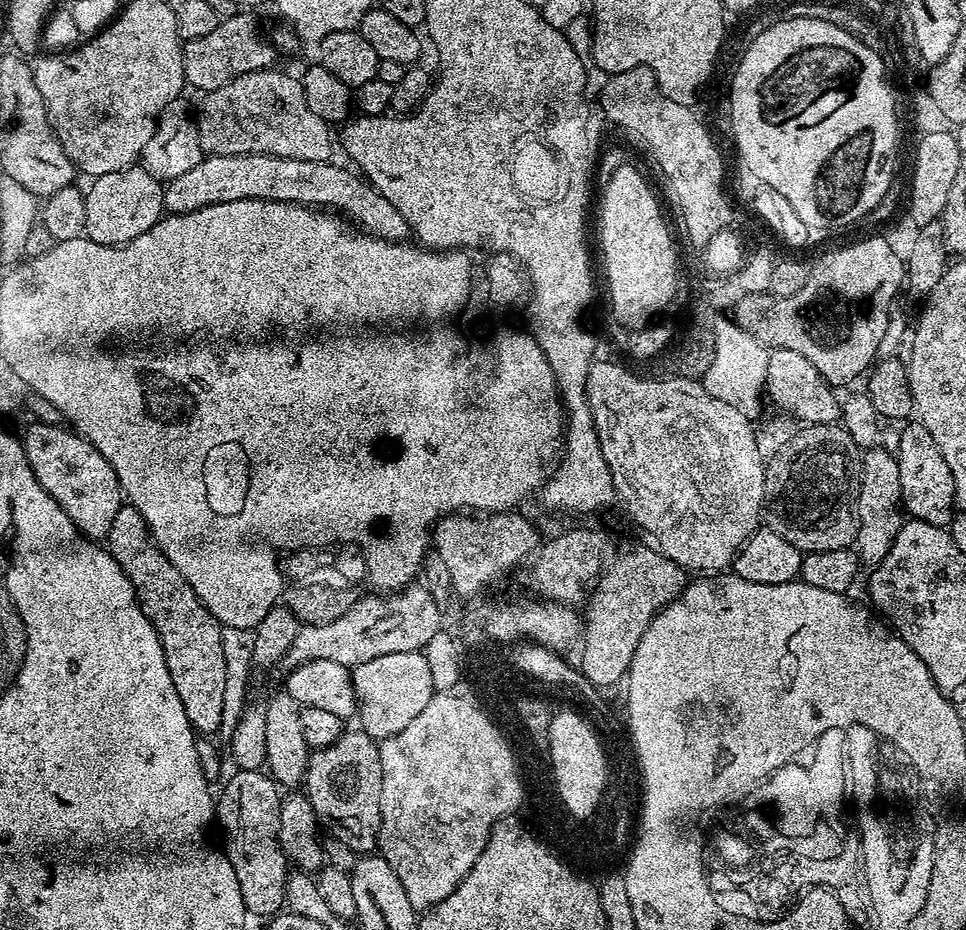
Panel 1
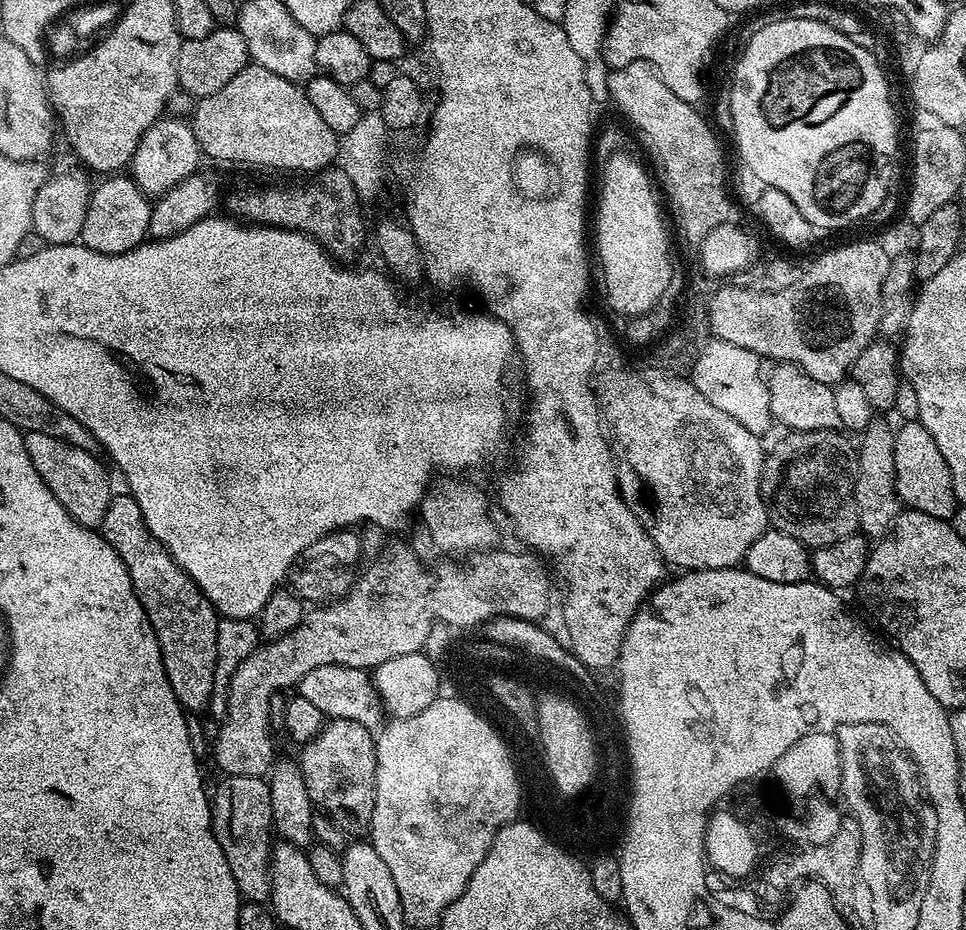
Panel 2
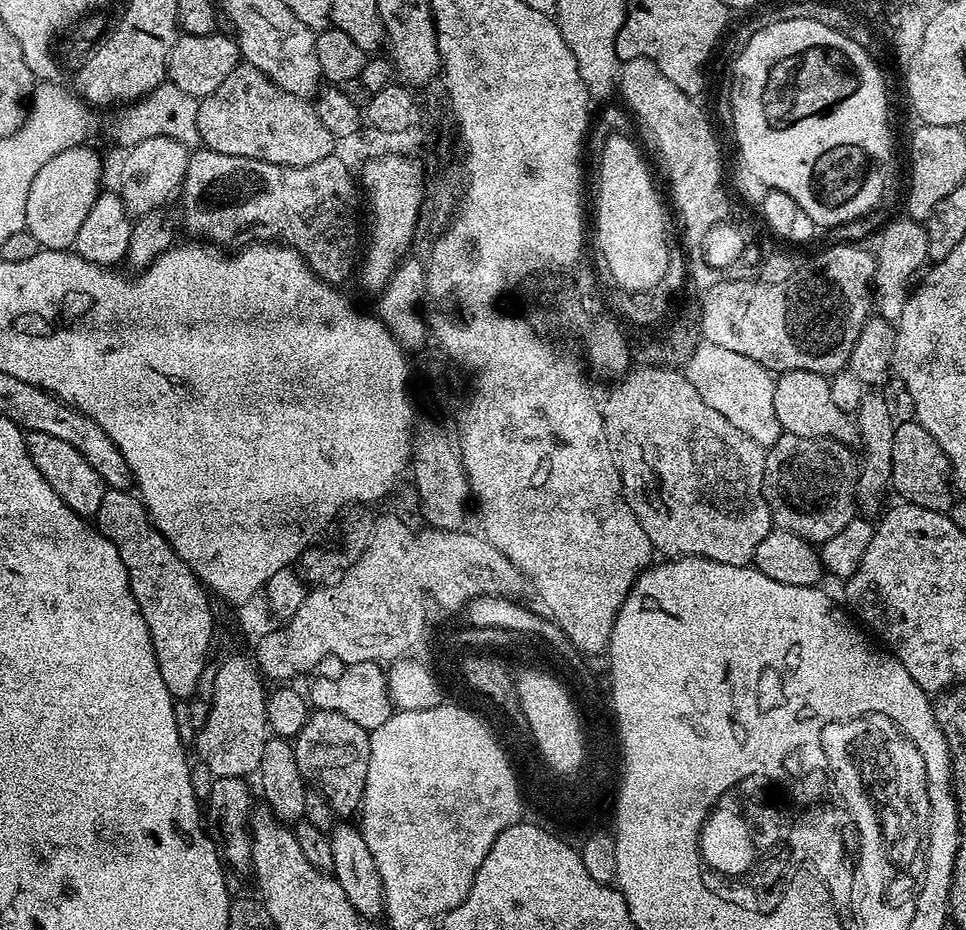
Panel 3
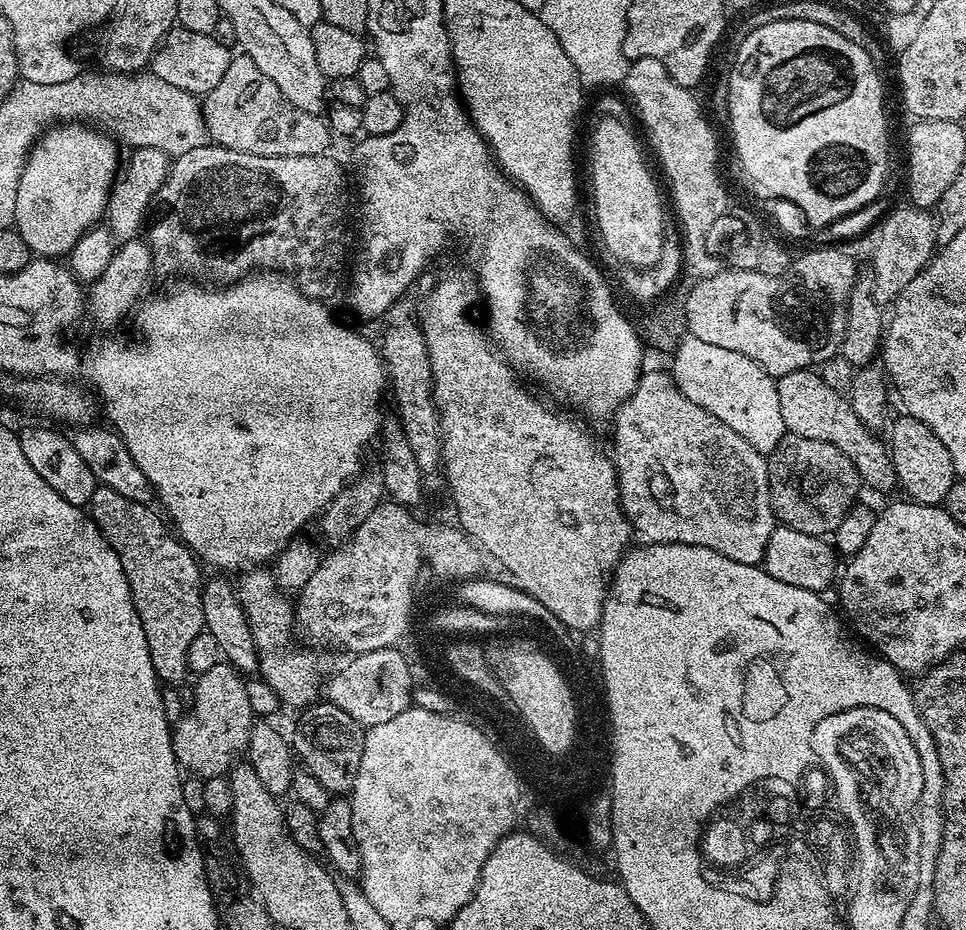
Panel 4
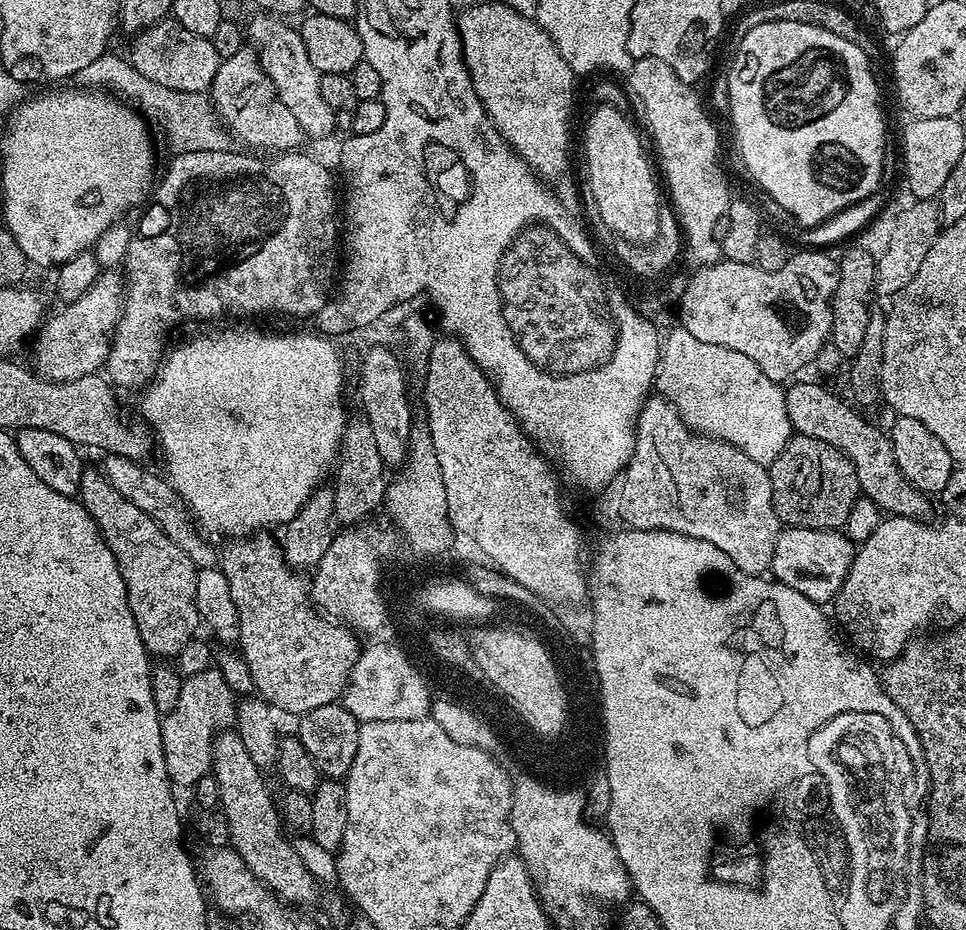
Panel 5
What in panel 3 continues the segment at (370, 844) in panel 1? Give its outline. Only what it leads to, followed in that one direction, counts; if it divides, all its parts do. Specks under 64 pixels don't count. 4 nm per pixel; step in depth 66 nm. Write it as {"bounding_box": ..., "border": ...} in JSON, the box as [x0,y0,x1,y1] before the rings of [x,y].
{"bounding_box":[292,708,370,817],"border":[[[317,708],[309,711],[308,721],[294,738],[292,749],[305,781],[324,796],[337,817],[351,817],[348,815],[359,809],[364,797],[366,770],[370,766],[370,733],[334,710]]]}

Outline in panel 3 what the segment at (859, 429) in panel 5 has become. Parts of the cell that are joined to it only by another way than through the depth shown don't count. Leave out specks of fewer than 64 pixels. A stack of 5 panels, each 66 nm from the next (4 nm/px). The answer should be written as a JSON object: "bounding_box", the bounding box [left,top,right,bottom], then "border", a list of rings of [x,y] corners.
{"bounding_box":[774,370,860,446],"border":[[[790,370],[779,373],[775,377],[774,386],[774,414],[778,414],[778,422],[784,432],[798,434],[802,438],[814,438],[819,436],[821,440],[837,440],[839,444],[849,446],[859,445],[860,431],[856,428],[855,419],[849,413],[838,410],[838,405],[834,403],[834,398],[830,395],[828,380],[819,376],[817,372],[807,372],[806,370]]]}

